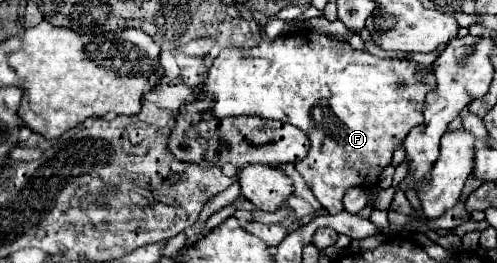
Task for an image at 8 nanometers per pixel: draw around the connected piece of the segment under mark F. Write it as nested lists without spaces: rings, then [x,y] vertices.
[[[291,32],[269,40],[261,38],[259,46],[241,48],[225,46],[213,60],[199,96],[213,100],[213,114],[225,116],[261,116],[289,122],[301,128],[309,140],[309,154],[297,162],[297,172],[313,190],[315,198],[329,214],[343,210],[341,198],[349,186],[377,184],[381,170],[391,162],[393,150],[413,126],[423,122],[423,100],[435,88],[435,76],[419,74],[419,64],[405,58],[377,58],[369,52],[353,50],[347,42],[323,36],[319,32]]]

